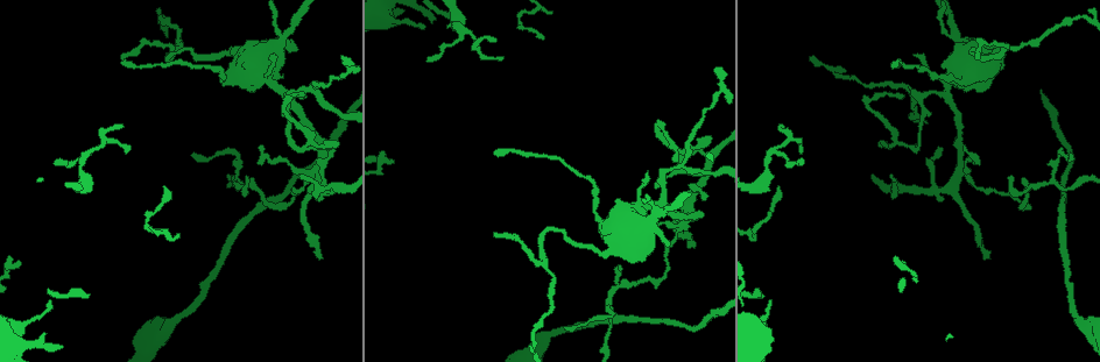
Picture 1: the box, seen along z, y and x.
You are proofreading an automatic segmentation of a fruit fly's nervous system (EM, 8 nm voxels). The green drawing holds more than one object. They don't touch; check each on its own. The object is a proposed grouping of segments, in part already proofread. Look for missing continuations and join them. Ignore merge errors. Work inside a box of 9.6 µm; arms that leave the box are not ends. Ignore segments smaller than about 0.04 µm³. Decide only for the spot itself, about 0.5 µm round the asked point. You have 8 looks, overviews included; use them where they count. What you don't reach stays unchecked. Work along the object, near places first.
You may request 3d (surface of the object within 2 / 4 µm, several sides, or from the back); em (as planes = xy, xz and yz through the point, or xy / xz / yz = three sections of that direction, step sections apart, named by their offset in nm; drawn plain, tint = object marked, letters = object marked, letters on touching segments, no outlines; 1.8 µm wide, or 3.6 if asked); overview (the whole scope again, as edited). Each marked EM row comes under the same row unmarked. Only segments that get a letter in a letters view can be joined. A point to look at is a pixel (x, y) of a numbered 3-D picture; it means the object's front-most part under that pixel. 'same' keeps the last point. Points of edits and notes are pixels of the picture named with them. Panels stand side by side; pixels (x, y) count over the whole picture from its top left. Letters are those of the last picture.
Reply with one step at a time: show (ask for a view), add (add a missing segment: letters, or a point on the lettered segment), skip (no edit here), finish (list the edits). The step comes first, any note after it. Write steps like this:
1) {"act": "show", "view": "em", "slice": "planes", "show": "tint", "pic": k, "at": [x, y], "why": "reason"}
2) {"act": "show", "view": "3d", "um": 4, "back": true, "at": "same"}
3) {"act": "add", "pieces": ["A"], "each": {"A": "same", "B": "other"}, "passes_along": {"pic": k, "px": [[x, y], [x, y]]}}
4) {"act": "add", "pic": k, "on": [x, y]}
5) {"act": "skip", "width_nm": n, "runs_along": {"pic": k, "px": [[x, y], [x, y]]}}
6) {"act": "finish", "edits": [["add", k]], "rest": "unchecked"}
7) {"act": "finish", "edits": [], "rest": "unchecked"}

{"act": "show", "view": "em", "slice": "xy", "step": 16, "show": "tint", "pic": 1, "at": [81, 166]}

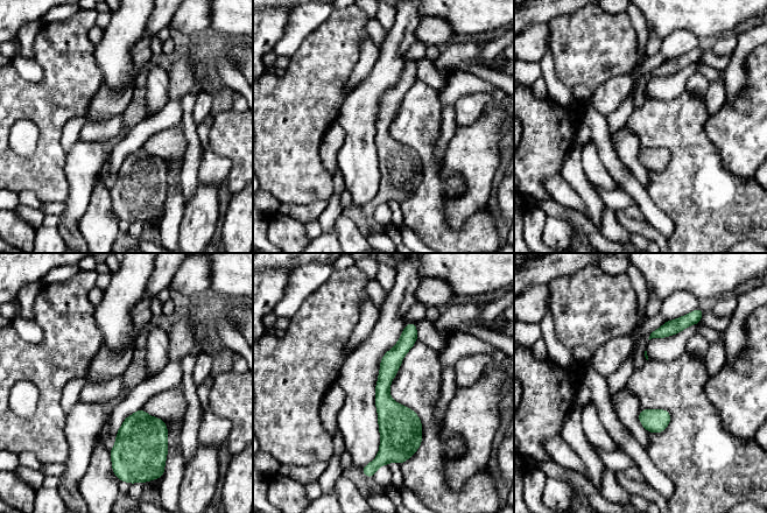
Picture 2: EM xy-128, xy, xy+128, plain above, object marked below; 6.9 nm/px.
{"act": "show", "view": "em", "slice": "planes", "show": "tint", "at": "same", "why": "another direction"}

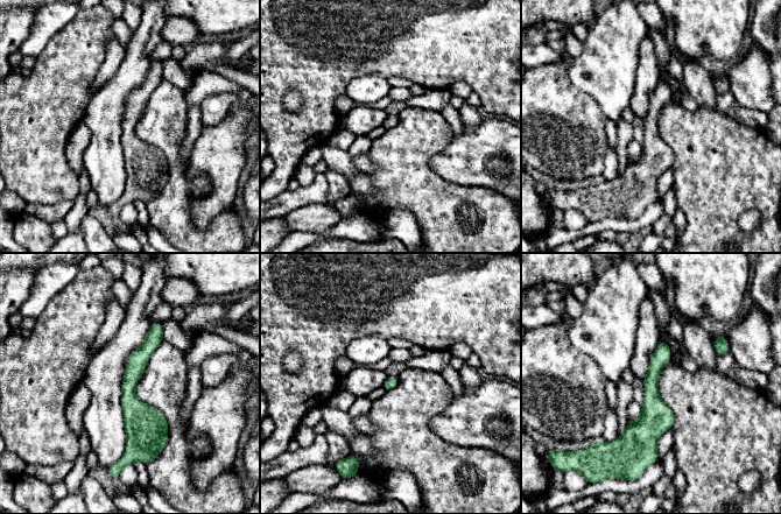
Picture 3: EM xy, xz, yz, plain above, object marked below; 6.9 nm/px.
{"act": "show", "view": "em", "slice": "planes", "show": "letters", "at": "same", "why": "what lies round it"}

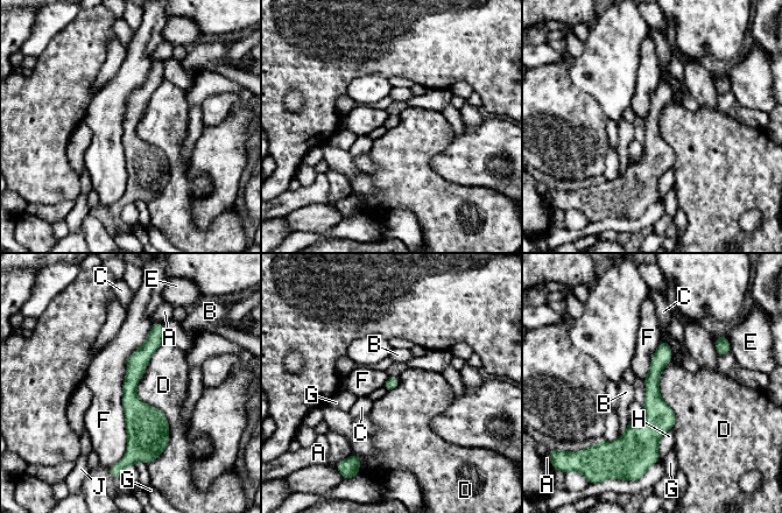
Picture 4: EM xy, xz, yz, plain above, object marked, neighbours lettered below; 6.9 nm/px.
{"act": "skip", "each": {"A": "other", "B": "other", "C": "other", "D": "other", "E": "other", "F": "other", "G": "other", "H": "other", "J": "other"}, "border": {"pic": 4, "px": [[164, 339], [148, 463]]}, "found": "none of them fits"}

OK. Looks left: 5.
{"act": "show", "view": "3d", "um": 2, "pic": 1, "at": [57, 346], "why": "free end"}

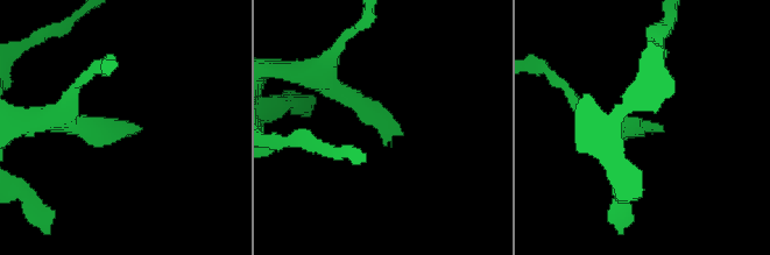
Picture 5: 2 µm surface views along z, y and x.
{"act": "show", "view": "em", "um": 3.6, "slice": "xy", "step": 8, "show": "tint", "pic": 5, "at": [126, 129]}

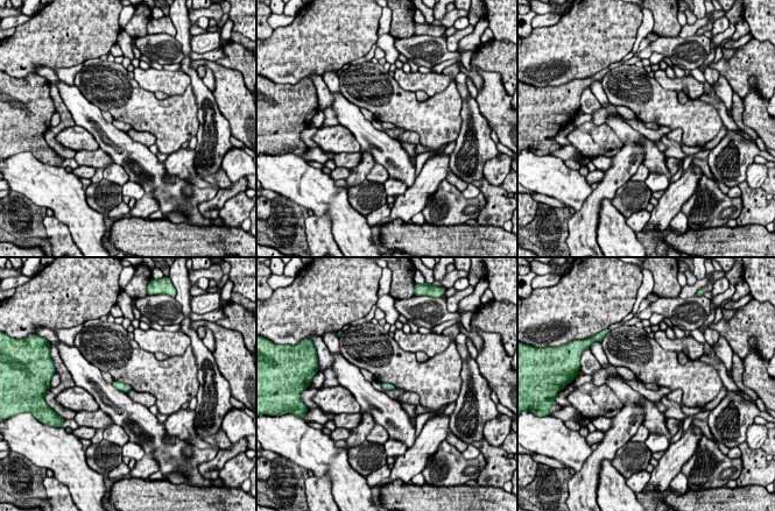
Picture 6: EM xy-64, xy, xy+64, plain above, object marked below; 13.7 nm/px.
{"act": "show", "view": "em", "um": 3.6, "slice": "planes", "show": "letters", "at": "same"}

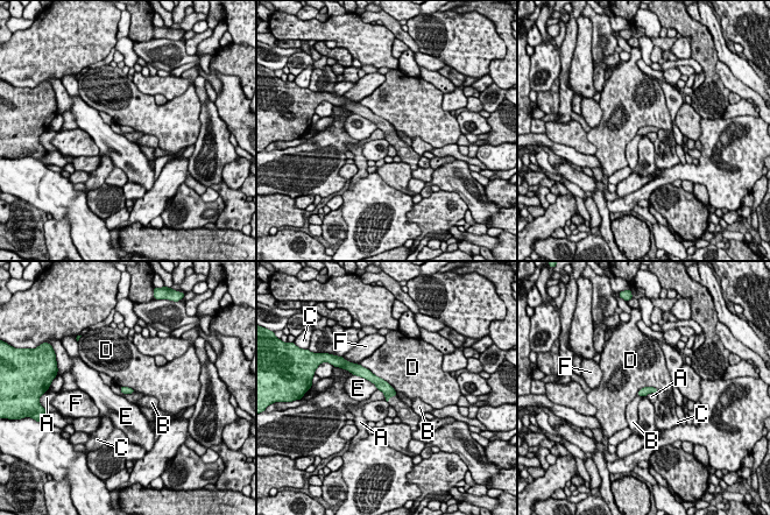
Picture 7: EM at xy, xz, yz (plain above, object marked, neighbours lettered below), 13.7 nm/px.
{"act": "skip", "each": {"A": "other", "B": "other", "C": "other", "D": "other", "E": "other", "F": "other"}, "found": "none of them fits"}

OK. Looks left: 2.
{"act": "show", "view": "em", "slice": "planes", "show": "letters", "pic": 1, "at": [612, 308], "why": "abrupt turn"}

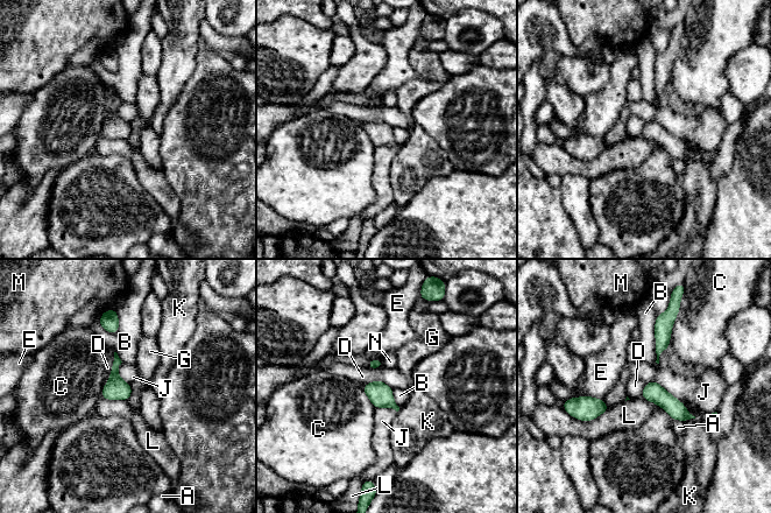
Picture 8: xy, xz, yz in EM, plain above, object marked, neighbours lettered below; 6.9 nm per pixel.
{"act": "skip", "each": {"A": "other", "B": "other", "C": "other", "D": "other", "E": "other", "G": "other", "J": "other", "K": "other", "L": "other", "M": "other", "N": "other"}, "runs_along": {"pic": 8, "px": [[648, 386], [683, 415], [687, 416]]}, "found": "no lettered segment goes on from it"}

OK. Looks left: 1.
{"act": "finish", "edits": [], "rest": "unchecked"}

